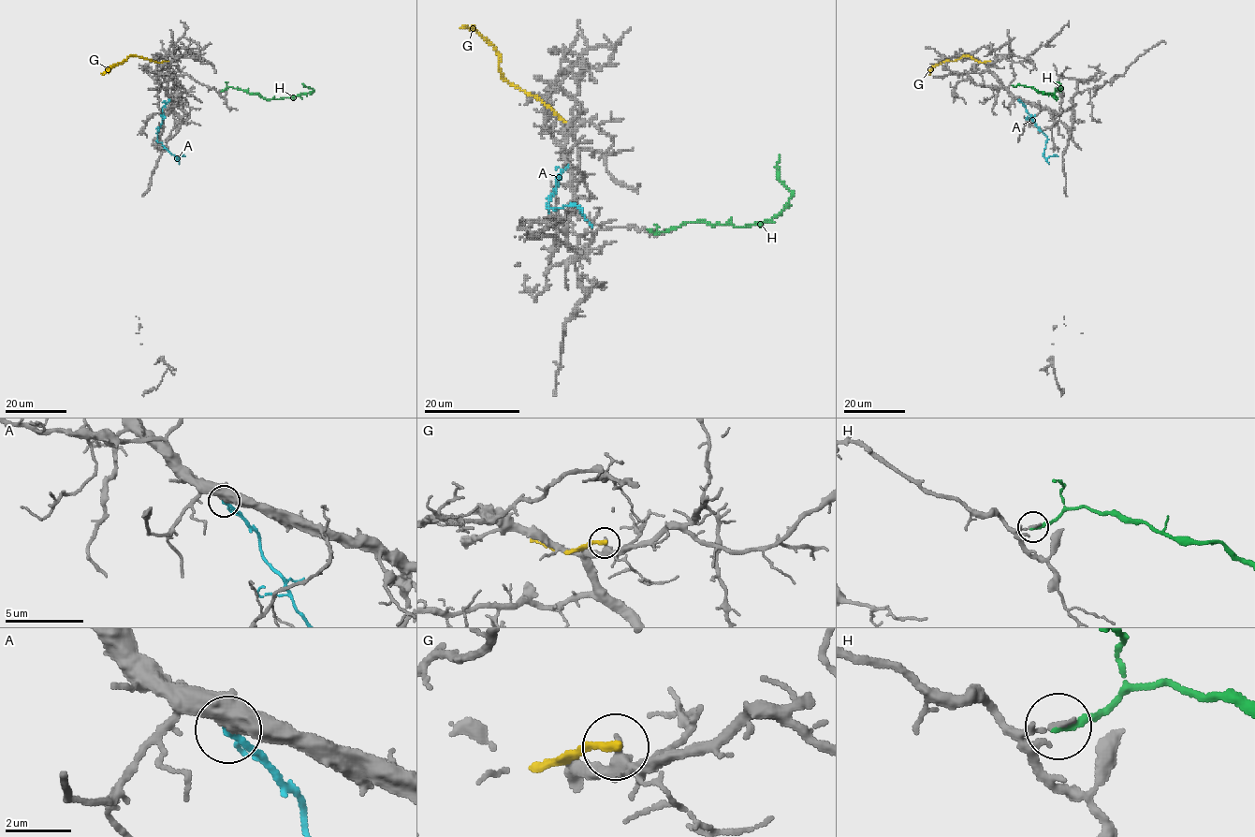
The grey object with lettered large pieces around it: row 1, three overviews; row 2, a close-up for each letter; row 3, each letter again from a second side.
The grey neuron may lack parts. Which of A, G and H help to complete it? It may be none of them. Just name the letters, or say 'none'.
none

